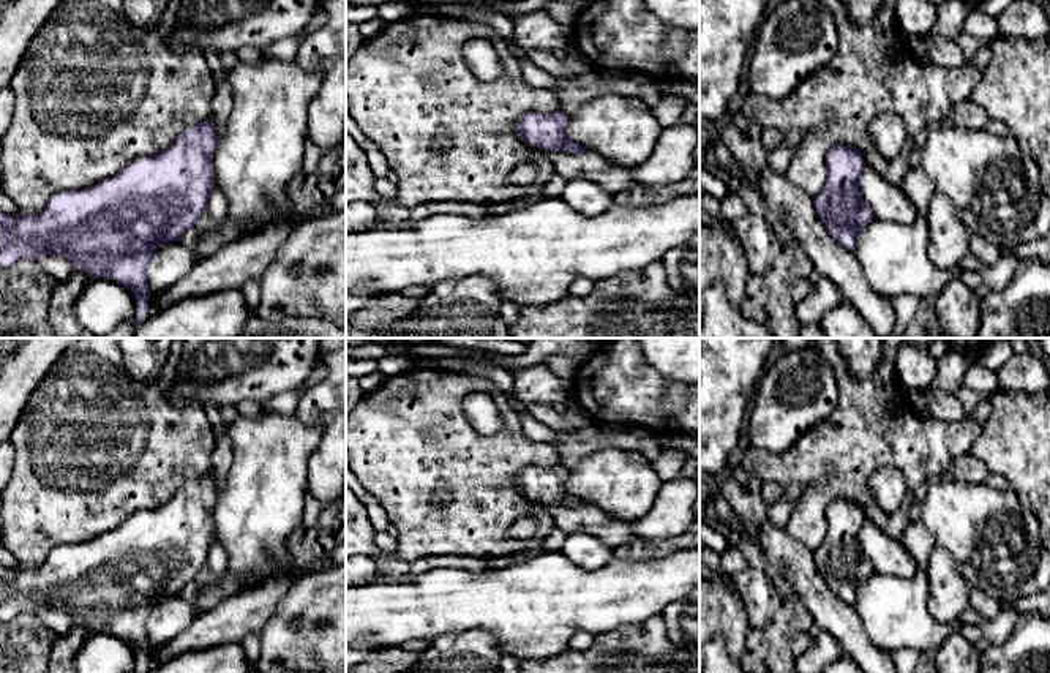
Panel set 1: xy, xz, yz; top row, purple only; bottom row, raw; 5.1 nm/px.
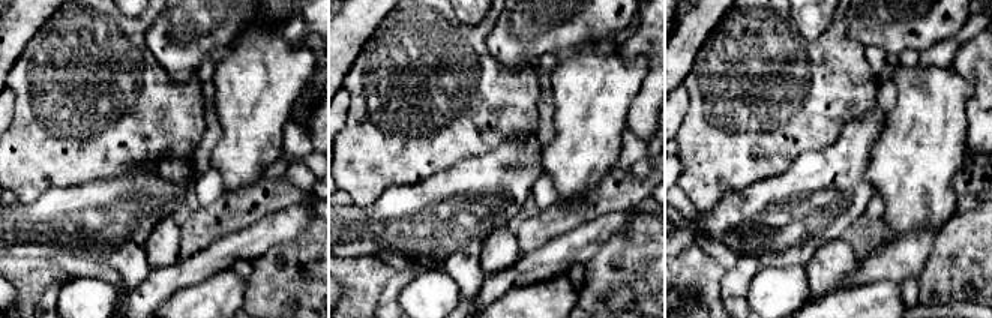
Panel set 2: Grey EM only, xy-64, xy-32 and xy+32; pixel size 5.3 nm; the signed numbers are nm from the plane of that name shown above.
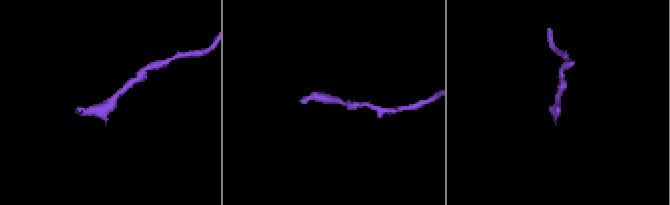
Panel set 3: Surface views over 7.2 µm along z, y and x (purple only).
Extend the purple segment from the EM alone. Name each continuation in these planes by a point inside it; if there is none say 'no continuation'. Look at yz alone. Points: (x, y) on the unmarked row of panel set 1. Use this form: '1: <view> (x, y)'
no continuation

